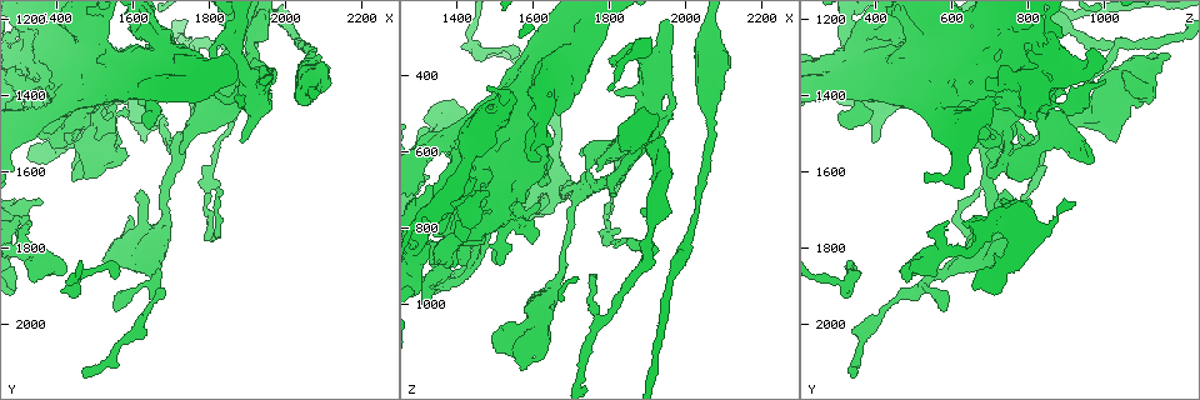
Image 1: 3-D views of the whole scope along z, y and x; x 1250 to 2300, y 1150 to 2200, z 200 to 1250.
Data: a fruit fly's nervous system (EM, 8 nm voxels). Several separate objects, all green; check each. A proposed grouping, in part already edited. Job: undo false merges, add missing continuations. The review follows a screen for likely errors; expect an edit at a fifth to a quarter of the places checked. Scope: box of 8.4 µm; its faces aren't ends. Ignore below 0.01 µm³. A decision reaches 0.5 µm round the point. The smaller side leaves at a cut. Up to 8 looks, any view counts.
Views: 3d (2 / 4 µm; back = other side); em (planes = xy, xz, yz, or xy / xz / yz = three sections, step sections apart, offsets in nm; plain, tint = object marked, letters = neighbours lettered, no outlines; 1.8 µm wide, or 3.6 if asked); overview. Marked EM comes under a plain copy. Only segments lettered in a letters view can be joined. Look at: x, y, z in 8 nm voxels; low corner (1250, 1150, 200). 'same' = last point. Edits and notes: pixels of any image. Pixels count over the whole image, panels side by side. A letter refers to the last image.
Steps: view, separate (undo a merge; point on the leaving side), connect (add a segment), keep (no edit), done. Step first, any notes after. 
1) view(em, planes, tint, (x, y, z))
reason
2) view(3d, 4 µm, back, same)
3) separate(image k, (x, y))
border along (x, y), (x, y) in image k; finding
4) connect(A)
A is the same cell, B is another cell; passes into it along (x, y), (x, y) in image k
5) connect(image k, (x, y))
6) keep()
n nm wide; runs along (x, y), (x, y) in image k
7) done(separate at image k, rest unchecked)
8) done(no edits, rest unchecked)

view(em, planes, letters, (1325, 1560, 965))
free end

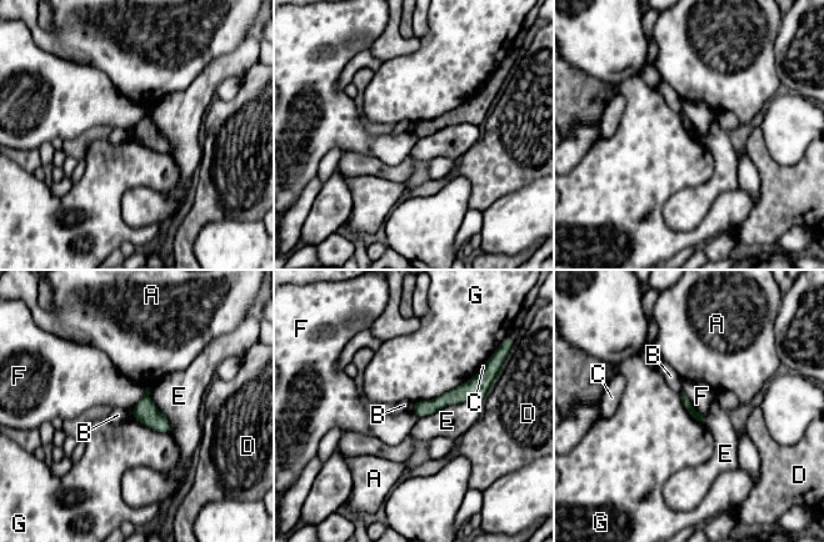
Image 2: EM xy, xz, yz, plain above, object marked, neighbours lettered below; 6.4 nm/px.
keep()
A, B, C, D, E, F and G are other cells; runs along (484, 384), (432, 406), (414, 406) in image 2; none of them fits

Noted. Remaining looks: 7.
view(3d, 4 µm, (1450, 1420, 490))
thick turns thin

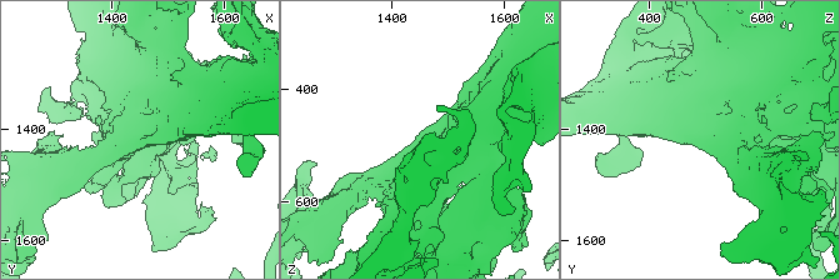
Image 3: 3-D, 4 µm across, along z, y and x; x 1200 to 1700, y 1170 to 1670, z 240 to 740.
view(em, planes, letters, (1460, 1420, 490))

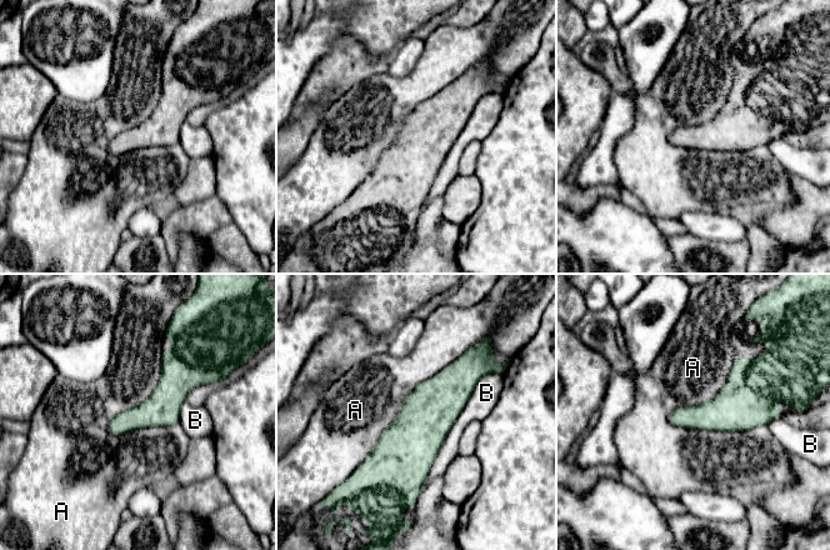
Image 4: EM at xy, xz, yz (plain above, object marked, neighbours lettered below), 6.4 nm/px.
keep()
A and B are other cells; runs along (175, 350), (175, 383), (114, 431) in image 4; all the same cell

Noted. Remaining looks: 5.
view(em, yz, step 16, letters, (1415, 1865, 495))
an open end

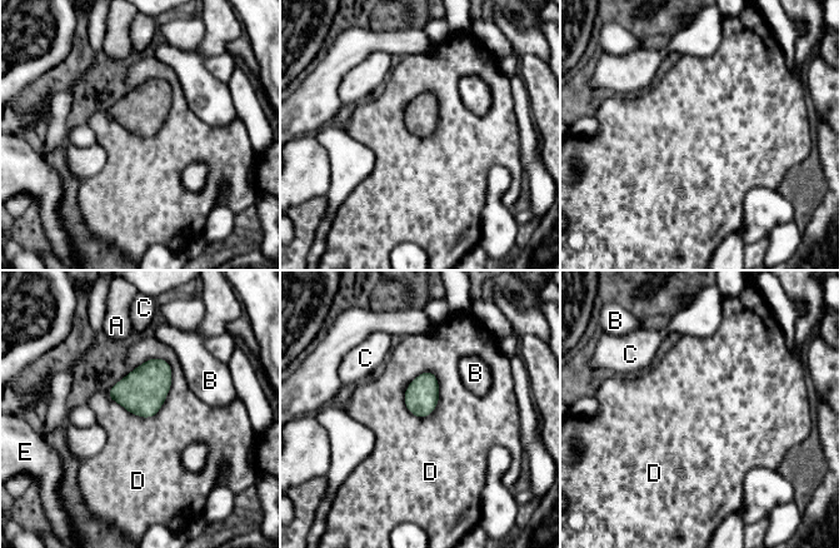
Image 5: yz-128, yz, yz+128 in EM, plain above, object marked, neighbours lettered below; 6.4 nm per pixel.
keep()
D touches over 460 nm; A, B, C, D and E are other cells; none of them fits

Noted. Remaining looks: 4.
done(no edits, rest unchecked)

